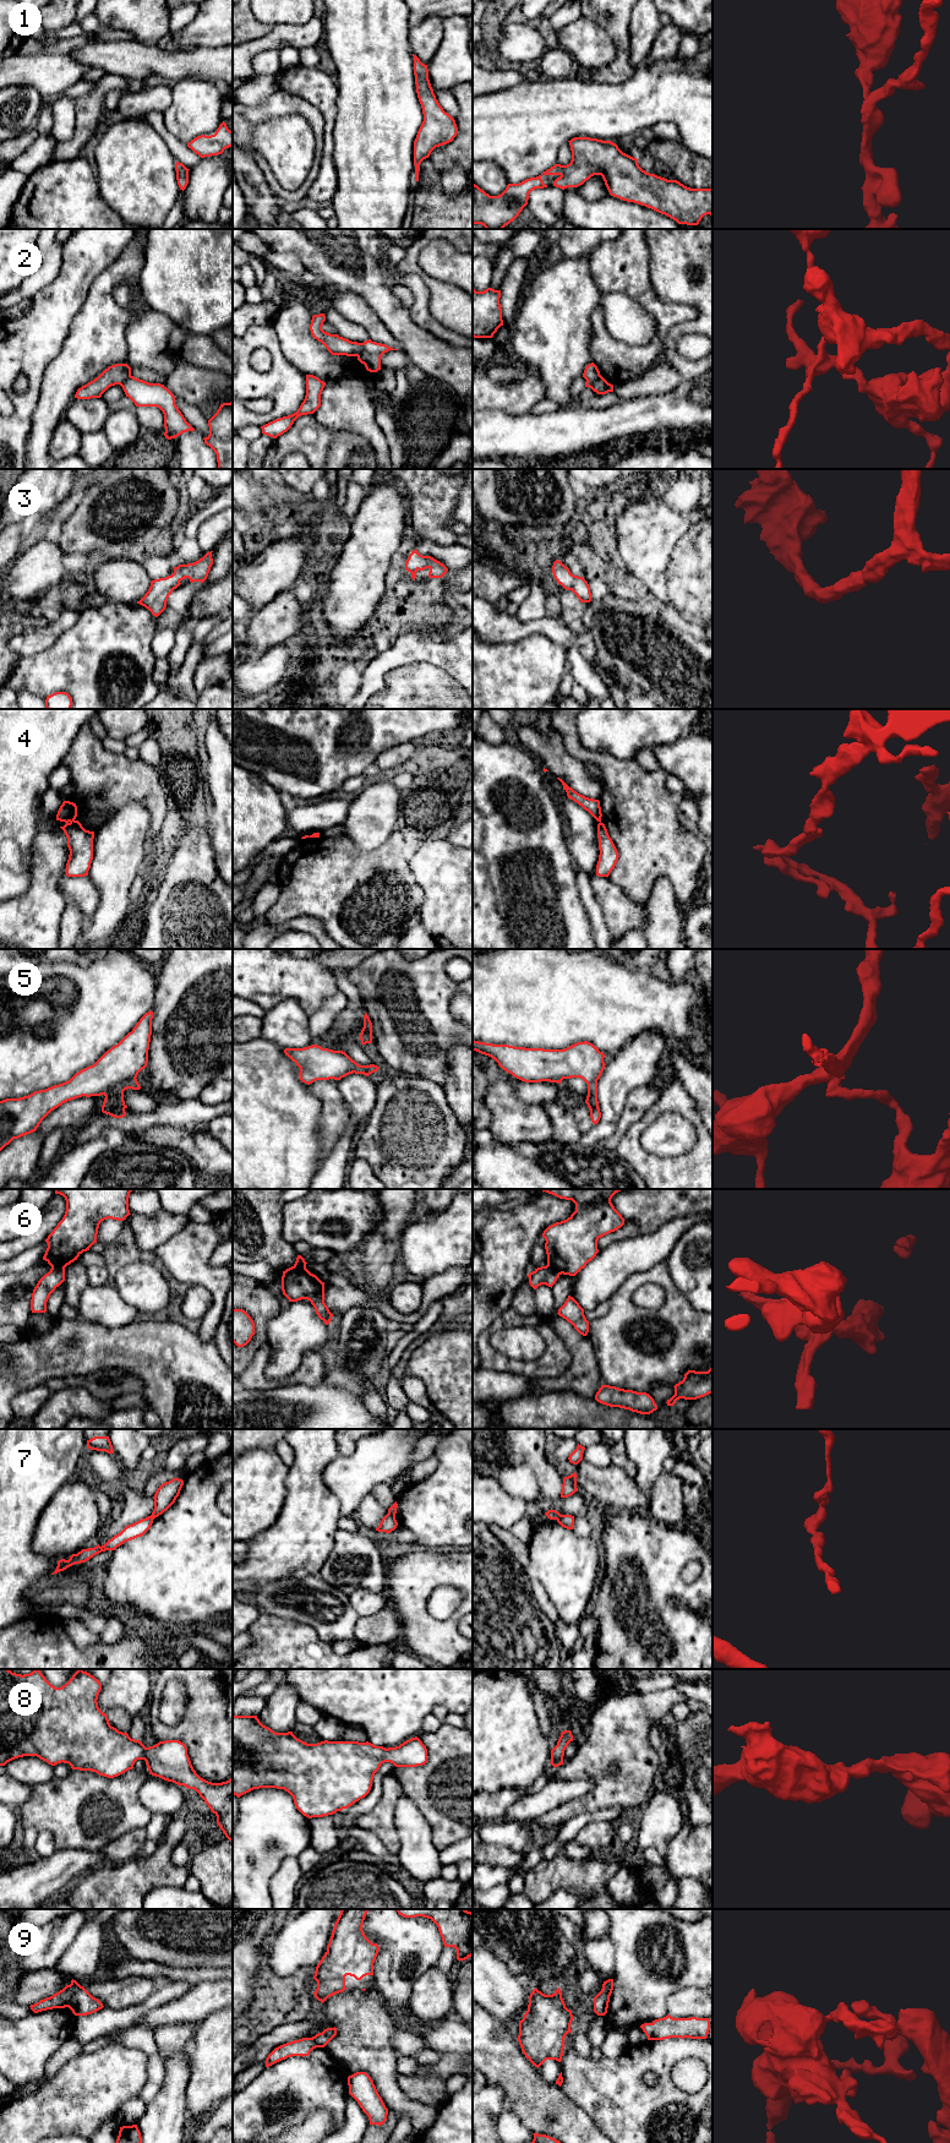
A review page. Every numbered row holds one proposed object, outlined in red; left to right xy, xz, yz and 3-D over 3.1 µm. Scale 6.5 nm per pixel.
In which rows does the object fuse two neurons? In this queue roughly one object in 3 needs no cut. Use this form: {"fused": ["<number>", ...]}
{"fused": ["2", "4", "5", "6", "7", "9"]}

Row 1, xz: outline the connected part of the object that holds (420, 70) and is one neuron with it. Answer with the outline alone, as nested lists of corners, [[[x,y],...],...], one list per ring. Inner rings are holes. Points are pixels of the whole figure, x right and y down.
[[[414,55],[414,75],[424,121],[414,141],[415,181],[419,181],[420,164],[439,146],[453,141],[458,133],[455,120],[439,105],[428,80],[427,65]]]

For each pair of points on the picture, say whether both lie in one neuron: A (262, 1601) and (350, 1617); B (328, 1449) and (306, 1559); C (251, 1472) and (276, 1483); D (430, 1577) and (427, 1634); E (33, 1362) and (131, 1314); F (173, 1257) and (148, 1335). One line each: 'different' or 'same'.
A: same
B: same
C: same
D: same
E: different
F: different

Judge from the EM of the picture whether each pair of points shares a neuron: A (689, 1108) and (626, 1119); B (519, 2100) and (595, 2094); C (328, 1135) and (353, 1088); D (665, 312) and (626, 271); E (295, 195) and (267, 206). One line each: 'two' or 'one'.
A: two
B: two
C: two
D: one
E: two

